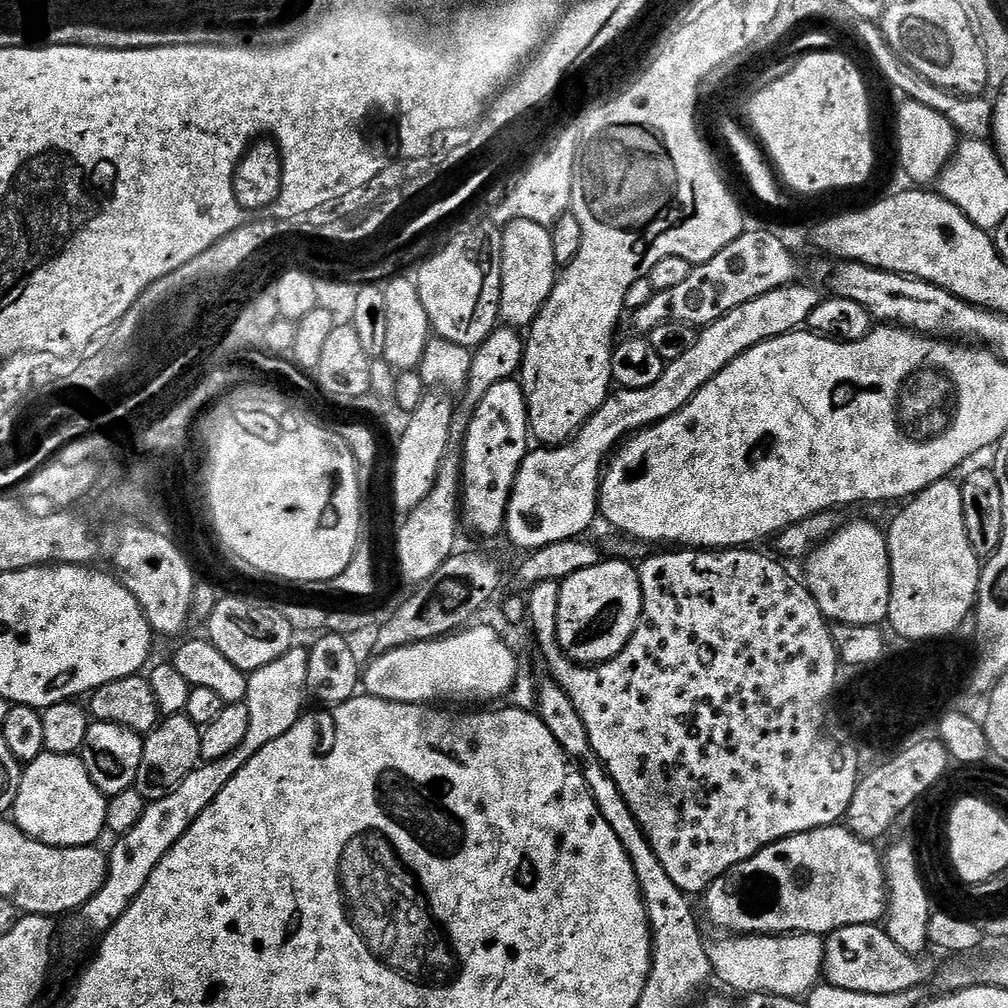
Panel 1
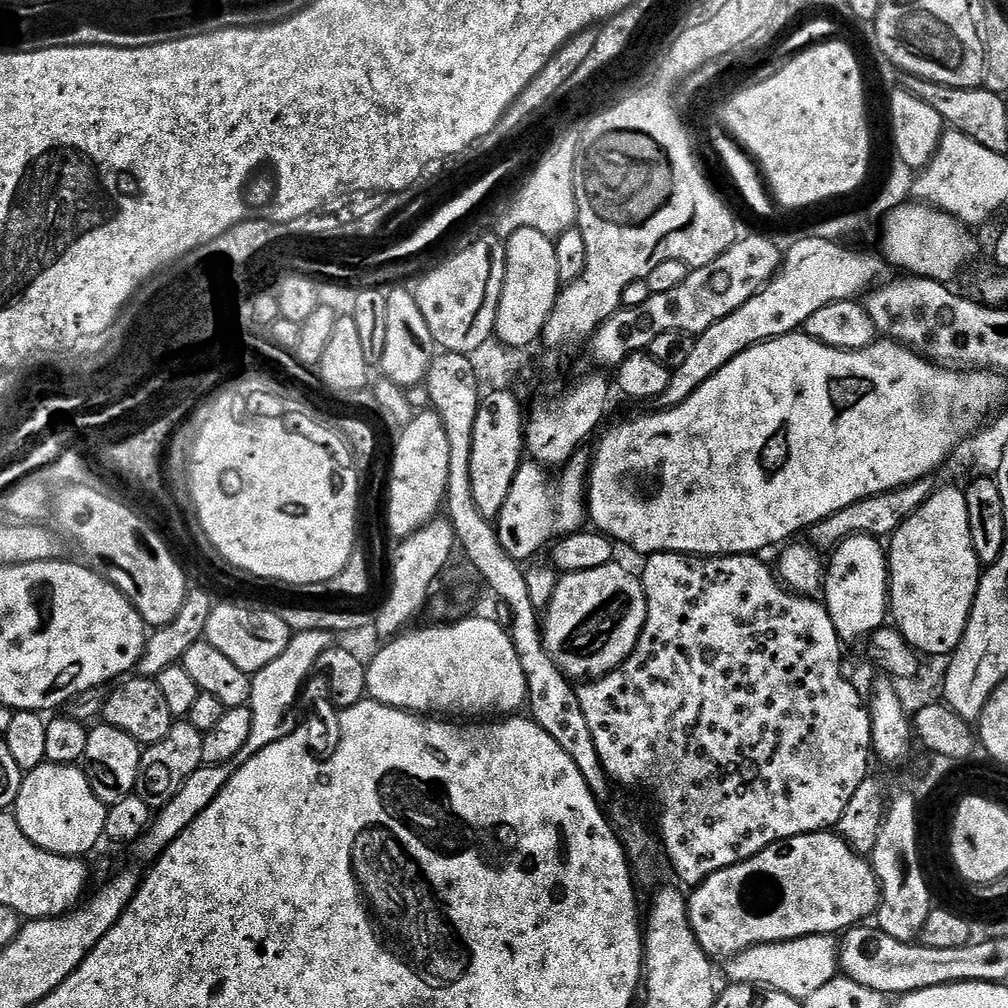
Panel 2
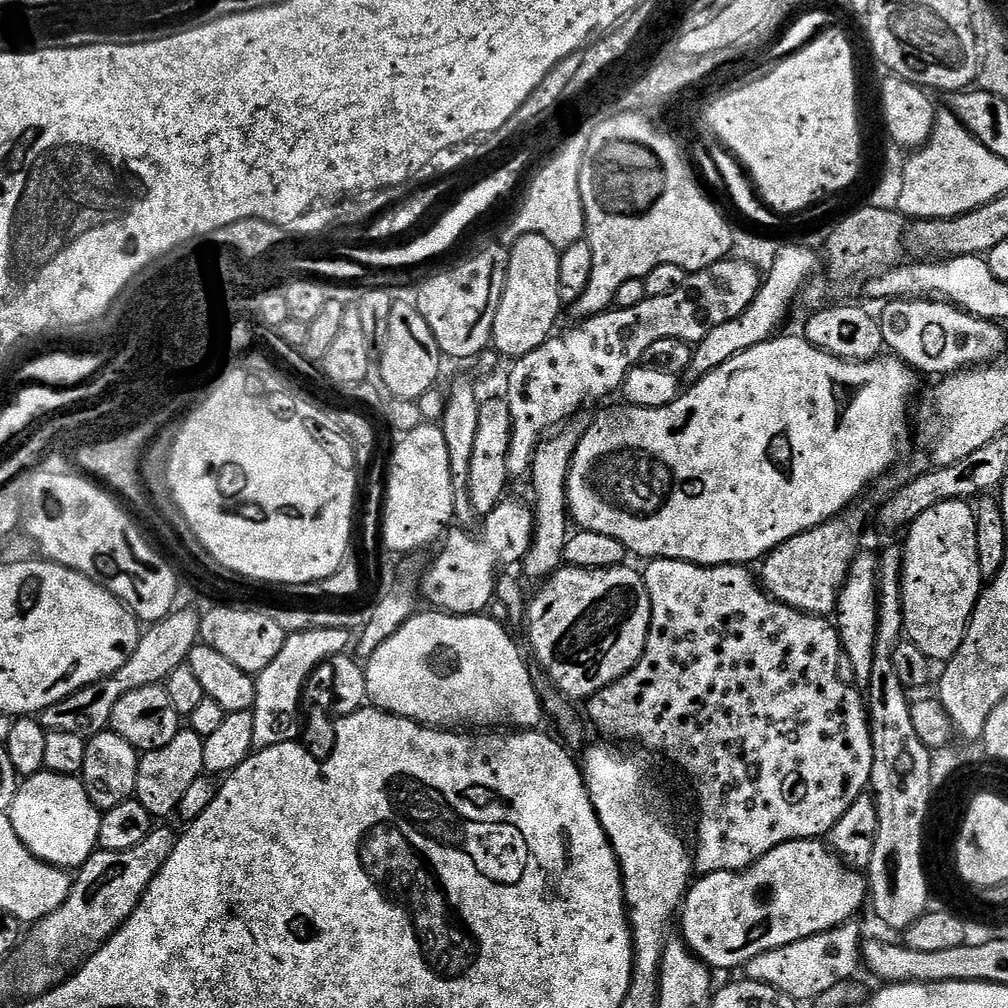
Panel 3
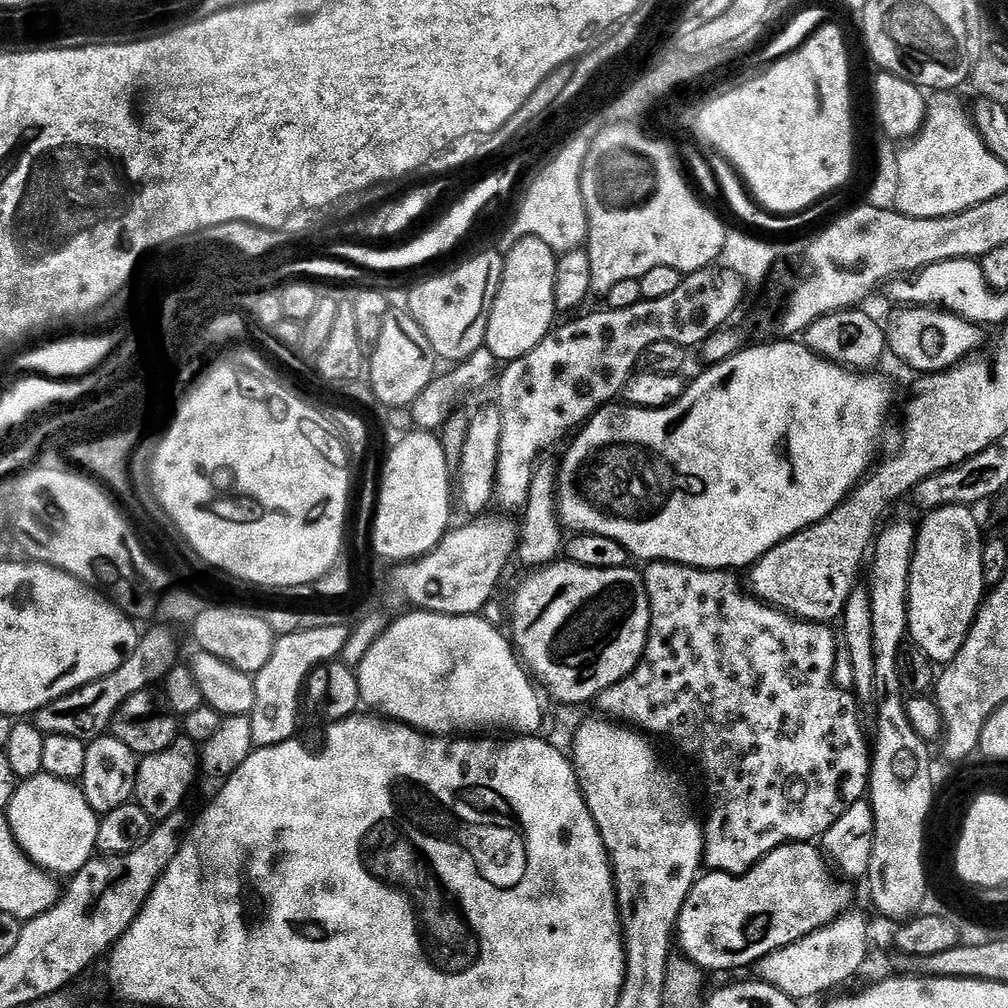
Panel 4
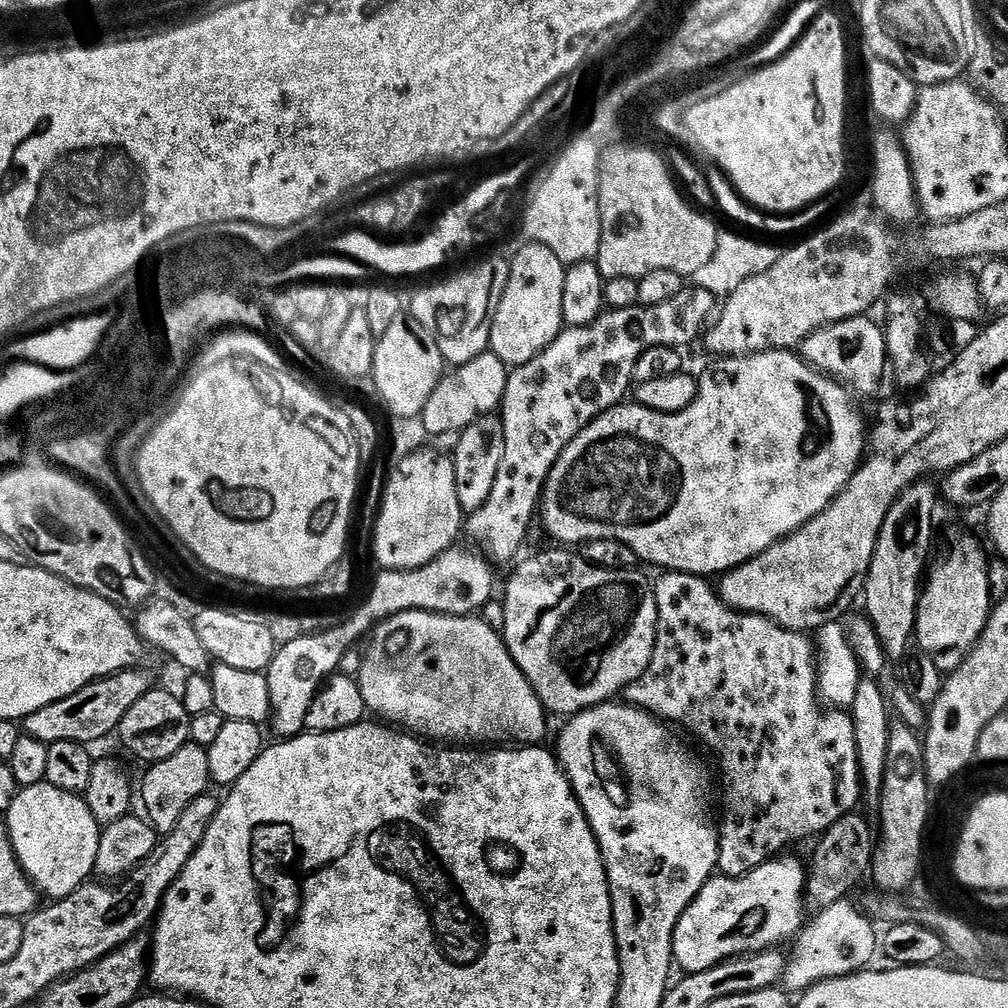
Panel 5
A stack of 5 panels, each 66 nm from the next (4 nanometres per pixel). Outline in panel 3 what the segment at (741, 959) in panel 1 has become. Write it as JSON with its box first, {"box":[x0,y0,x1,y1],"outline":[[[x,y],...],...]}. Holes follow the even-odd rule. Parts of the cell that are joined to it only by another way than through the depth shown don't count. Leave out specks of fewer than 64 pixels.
{"box":[746,922,862,1002],"outline":[[[852,922],[842,924],[838,928],[830,929],[829,932],[799,940],[790,946],[758,954],[758,958],[754,958],[746,966],[747,979],[774,986],[797,1002],[814,1001],[830,987],[838,985],[843,980],[852,980],[856,976],[856,967],[861,967],[862,935],[860,936],[854,925]]]}

